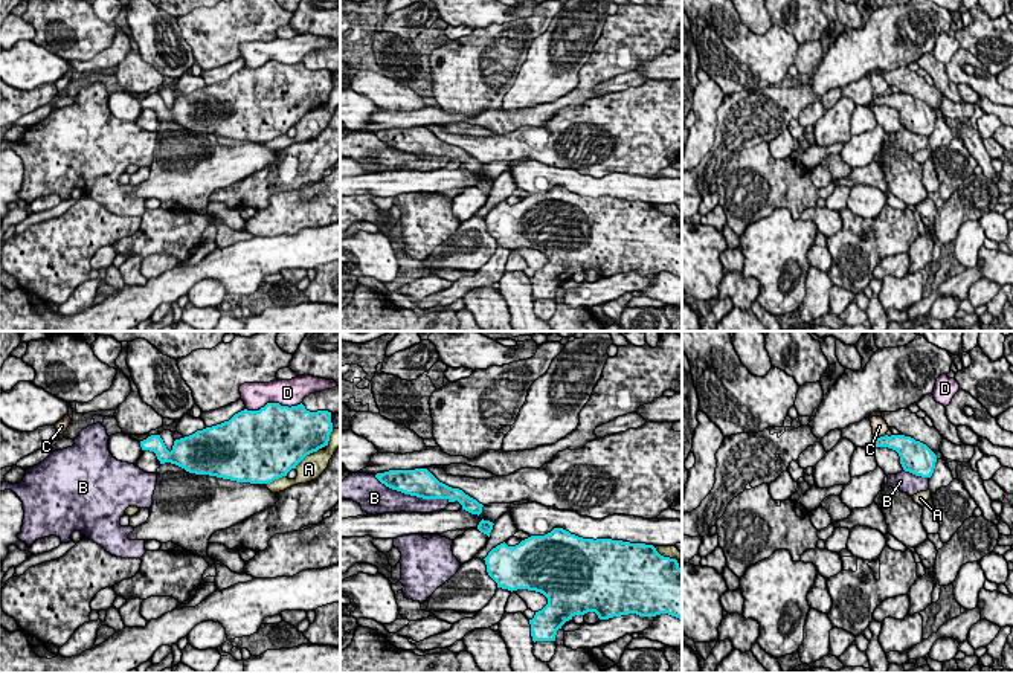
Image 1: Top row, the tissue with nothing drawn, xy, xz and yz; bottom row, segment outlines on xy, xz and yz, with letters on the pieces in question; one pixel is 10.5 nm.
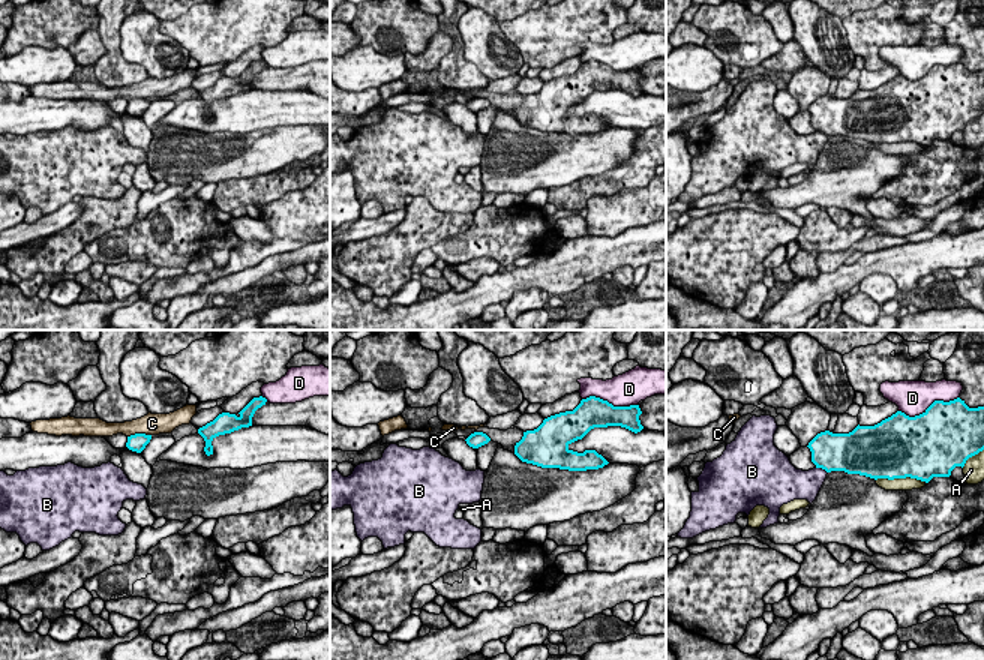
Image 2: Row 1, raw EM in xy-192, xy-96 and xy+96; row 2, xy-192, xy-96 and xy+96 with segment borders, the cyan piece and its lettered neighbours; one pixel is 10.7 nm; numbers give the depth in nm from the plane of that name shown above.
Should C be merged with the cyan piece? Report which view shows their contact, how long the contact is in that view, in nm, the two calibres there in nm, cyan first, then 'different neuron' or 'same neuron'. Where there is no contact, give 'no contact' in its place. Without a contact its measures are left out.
contact in yz; length 140 nm; calibres 200 and 160 nm; different neuron

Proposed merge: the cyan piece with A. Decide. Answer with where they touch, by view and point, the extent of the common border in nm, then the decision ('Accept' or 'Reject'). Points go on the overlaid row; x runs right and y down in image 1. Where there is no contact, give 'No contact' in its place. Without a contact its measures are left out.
Touches cyan at xy (305, 455). Shared border 320 nm. Reject

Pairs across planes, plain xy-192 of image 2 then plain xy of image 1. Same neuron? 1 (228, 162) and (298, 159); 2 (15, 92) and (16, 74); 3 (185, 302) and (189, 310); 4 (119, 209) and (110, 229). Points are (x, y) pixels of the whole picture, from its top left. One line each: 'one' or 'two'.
1: two
2: two
3: two
4: one

